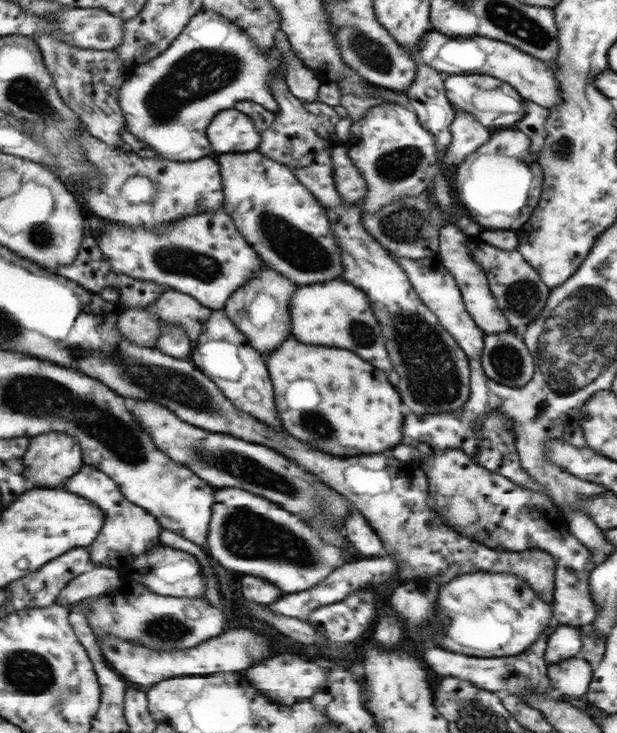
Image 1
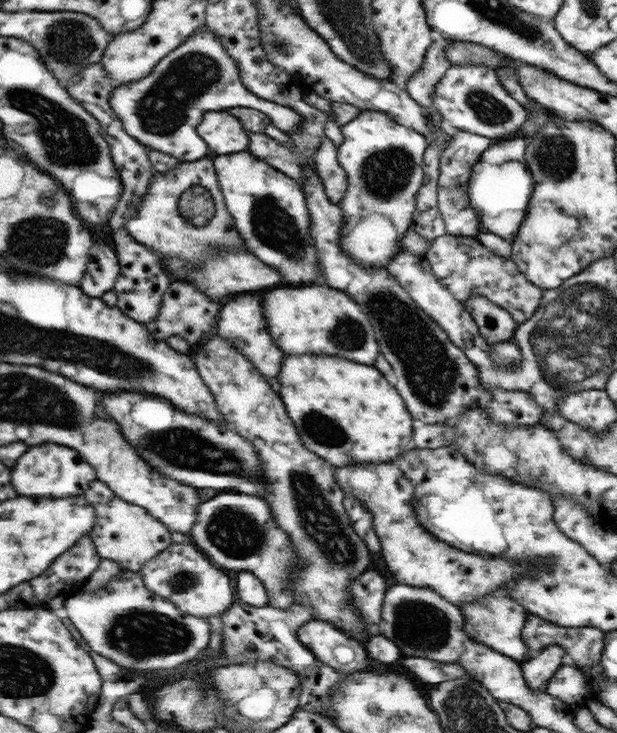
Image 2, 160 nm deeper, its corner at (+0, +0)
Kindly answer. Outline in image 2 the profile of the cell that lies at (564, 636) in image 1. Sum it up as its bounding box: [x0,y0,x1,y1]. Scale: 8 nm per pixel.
[520,644,566,692]

